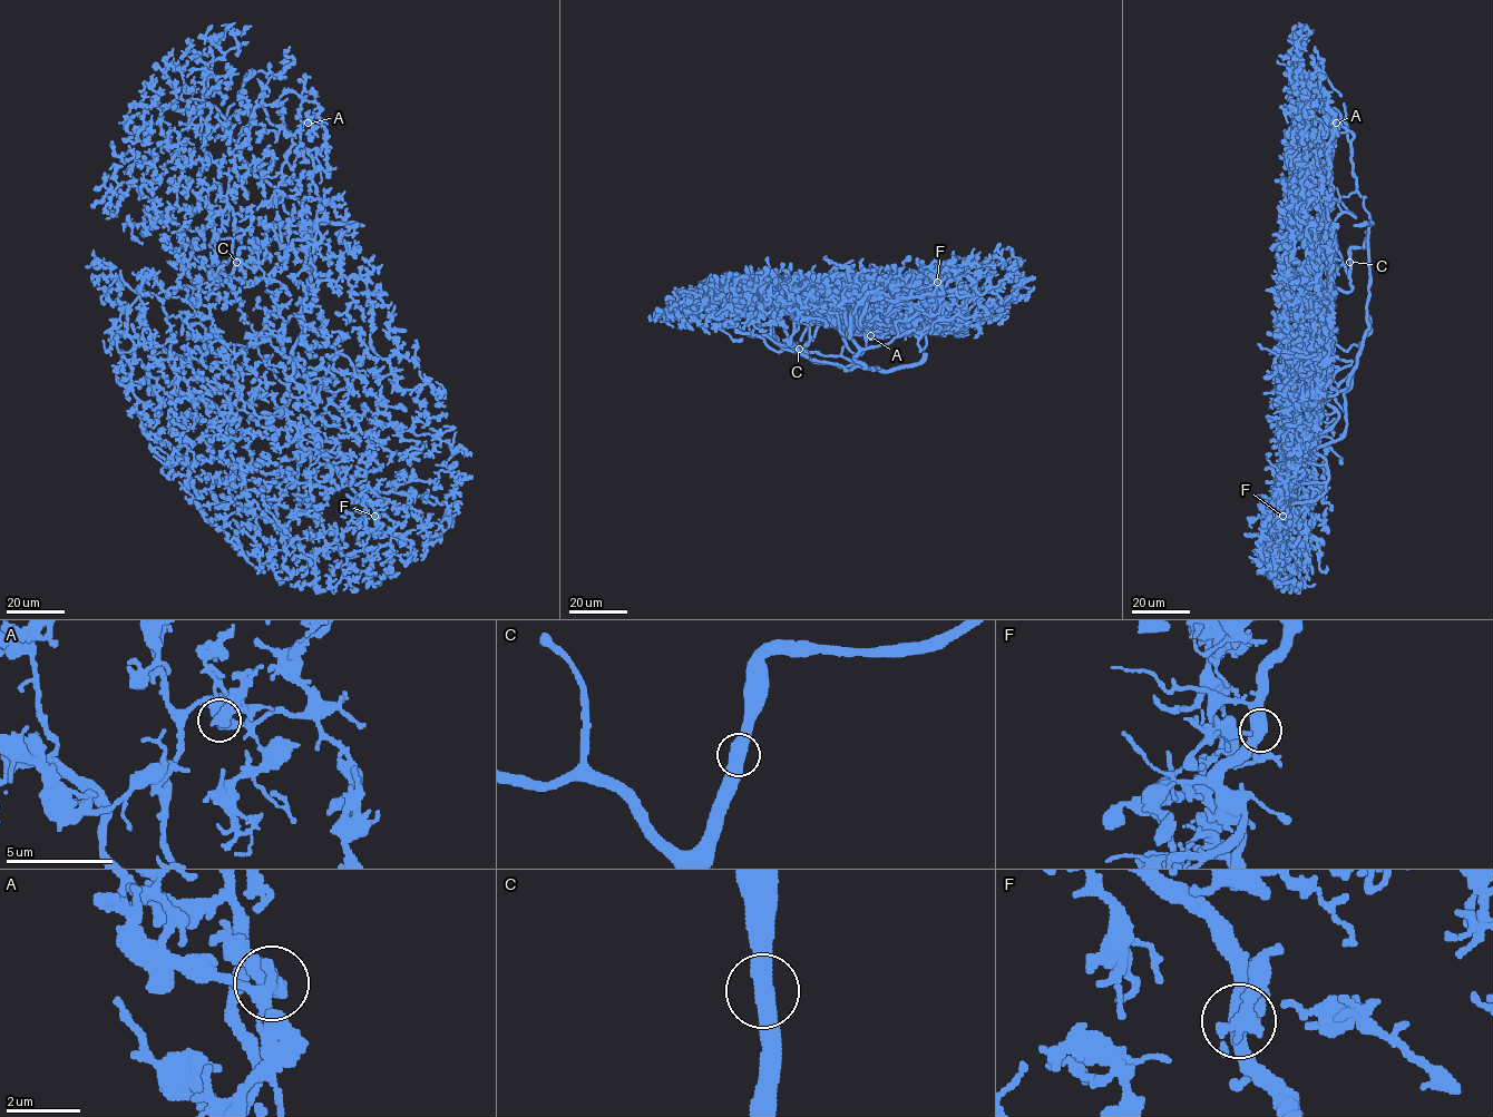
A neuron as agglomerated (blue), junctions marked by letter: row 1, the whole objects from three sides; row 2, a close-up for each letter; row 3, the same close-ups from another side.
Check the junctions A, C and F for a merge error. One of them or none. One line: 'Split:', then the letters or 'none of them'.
Split: none of them

